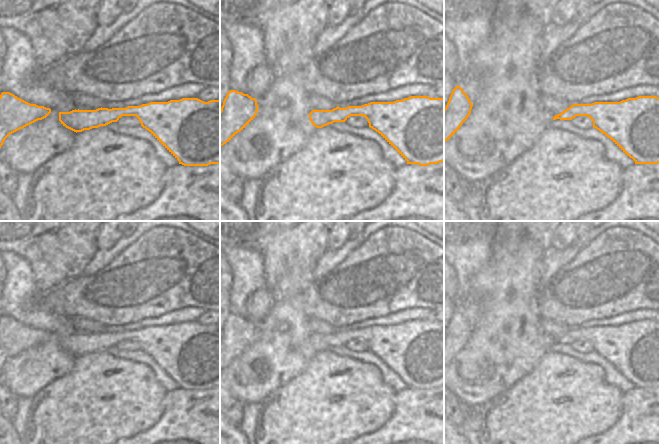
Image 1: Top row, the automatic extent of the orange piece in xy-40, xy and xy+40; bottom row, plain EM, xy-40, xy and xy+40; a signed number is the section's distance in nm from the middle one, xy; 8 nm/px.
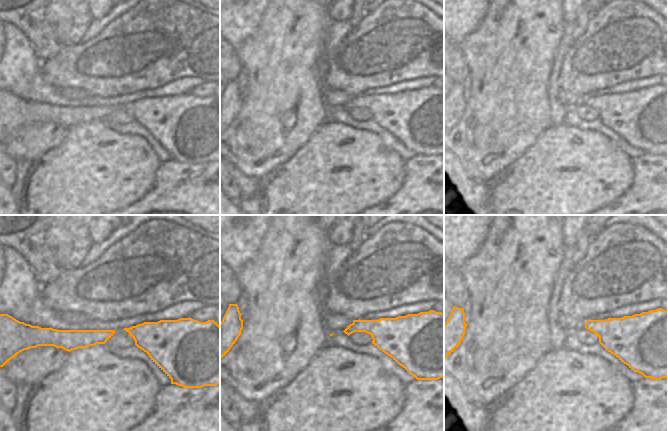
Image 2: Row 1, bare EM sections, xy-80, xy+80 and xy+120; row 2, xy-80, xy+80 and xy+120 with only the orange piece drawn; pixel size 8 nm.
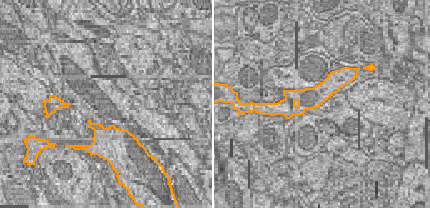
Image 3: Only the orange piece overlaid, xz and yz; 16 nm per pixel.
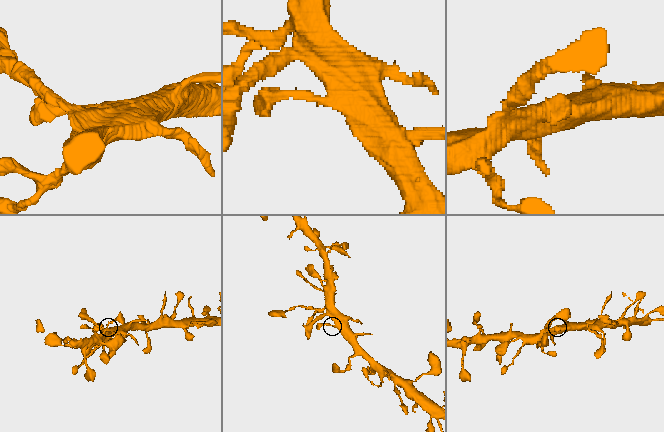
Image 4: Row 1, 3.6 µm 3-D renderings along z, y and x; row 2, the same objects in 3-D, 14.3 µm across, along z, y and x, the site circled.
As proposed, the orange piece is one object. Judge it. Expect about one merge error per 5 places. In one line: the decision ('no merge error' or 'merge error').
no merge error

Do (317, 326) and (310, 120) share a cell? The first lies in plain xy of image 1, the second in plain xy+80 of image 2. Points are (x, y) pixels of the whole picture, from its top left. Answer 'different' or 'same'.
different

